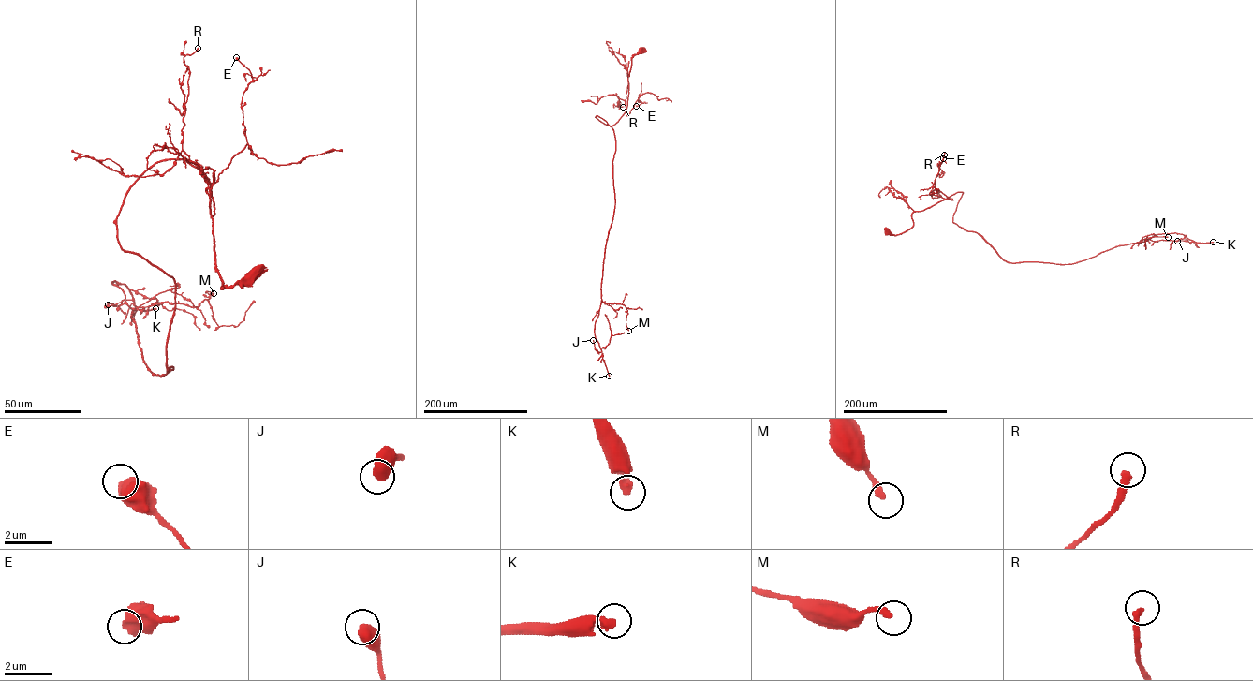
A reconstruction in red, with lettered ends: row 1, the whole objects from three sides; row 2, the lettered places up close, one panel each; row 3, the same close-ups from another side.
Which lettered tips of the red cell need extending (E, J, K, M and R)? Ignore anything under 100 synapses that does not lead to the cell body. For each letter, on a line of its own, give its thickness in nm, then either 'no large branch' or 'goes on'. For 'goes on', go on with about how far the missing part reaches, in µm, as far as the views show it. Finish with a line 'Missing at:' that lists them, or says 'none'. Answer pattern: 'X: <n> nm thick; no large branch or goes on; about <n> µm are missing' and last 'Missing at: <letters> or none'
E: 650 nm thick; no large branch
J: 600 nm thick; no large branch
K: 320 nm thick; goes on; about 250 µm are missing
M: 280 nm thick; no large branch
R: 280 nm thick; no large branch
Missing at: K

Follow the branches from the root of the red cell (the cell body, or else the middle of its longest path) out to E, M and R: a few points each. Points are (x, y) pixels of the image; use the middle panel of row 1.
E: (642, 49), (631, 59), (626, 115), (640, 96), (638, 101), (641, 103), (636, 106)
M: (642, 49), (631, 58), (624, 114), (611, 125), (596, 116), (615, 143), (601, 298), (625, 306), (628, 331)
R: (642, 49), (631, 58), (626, 108), (625, 101), (618, 97), (618, 106), (623, 107)

